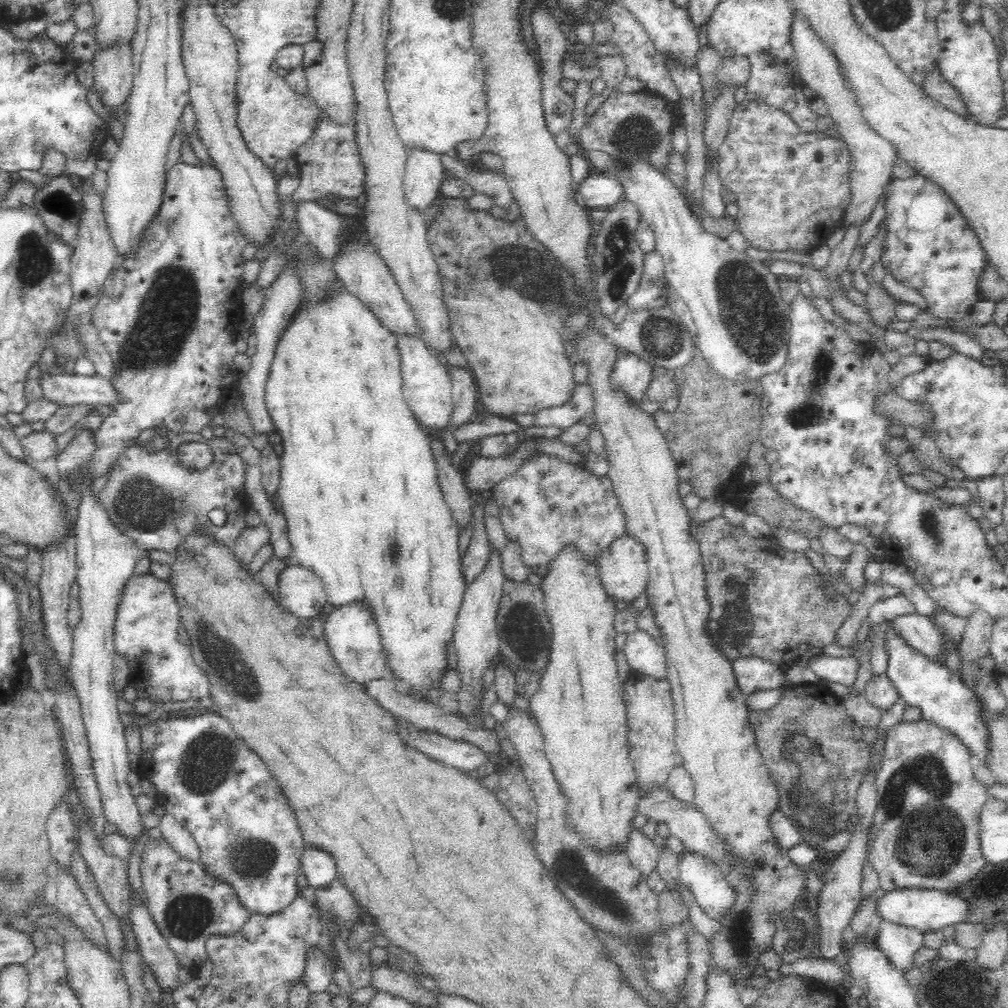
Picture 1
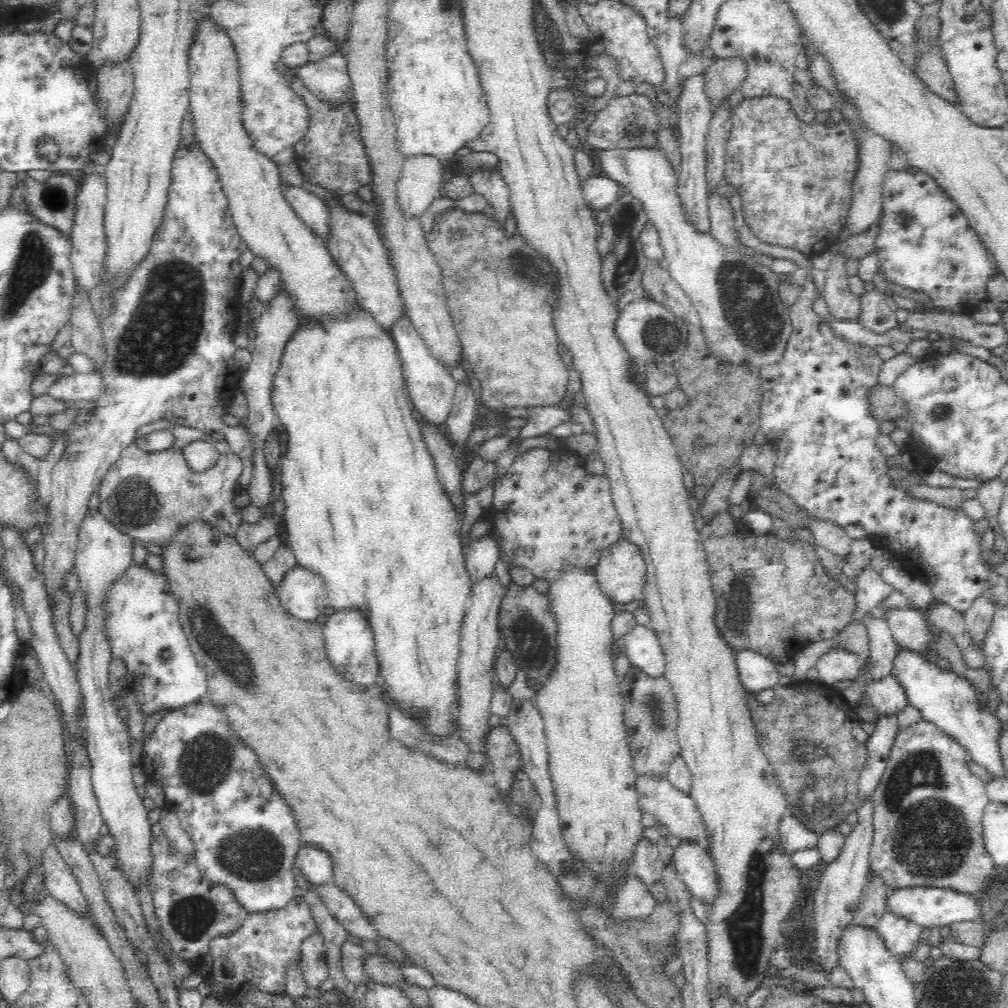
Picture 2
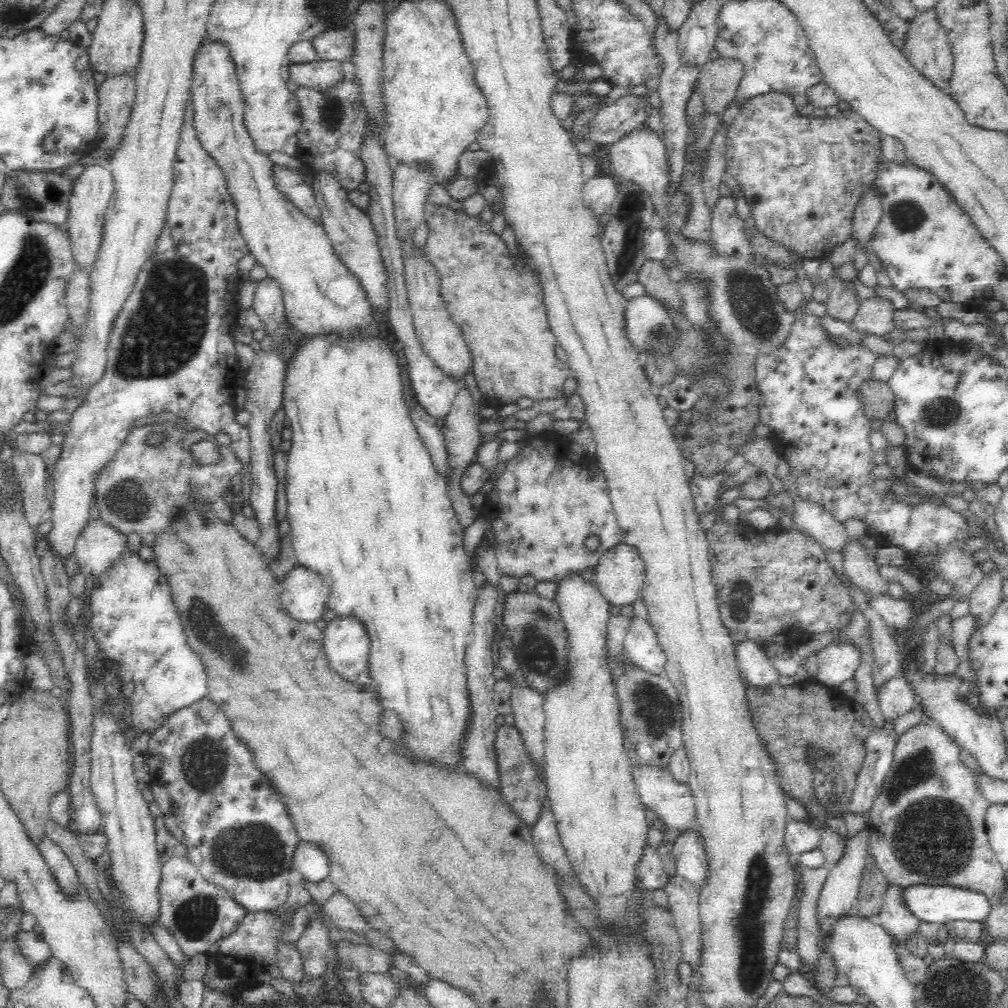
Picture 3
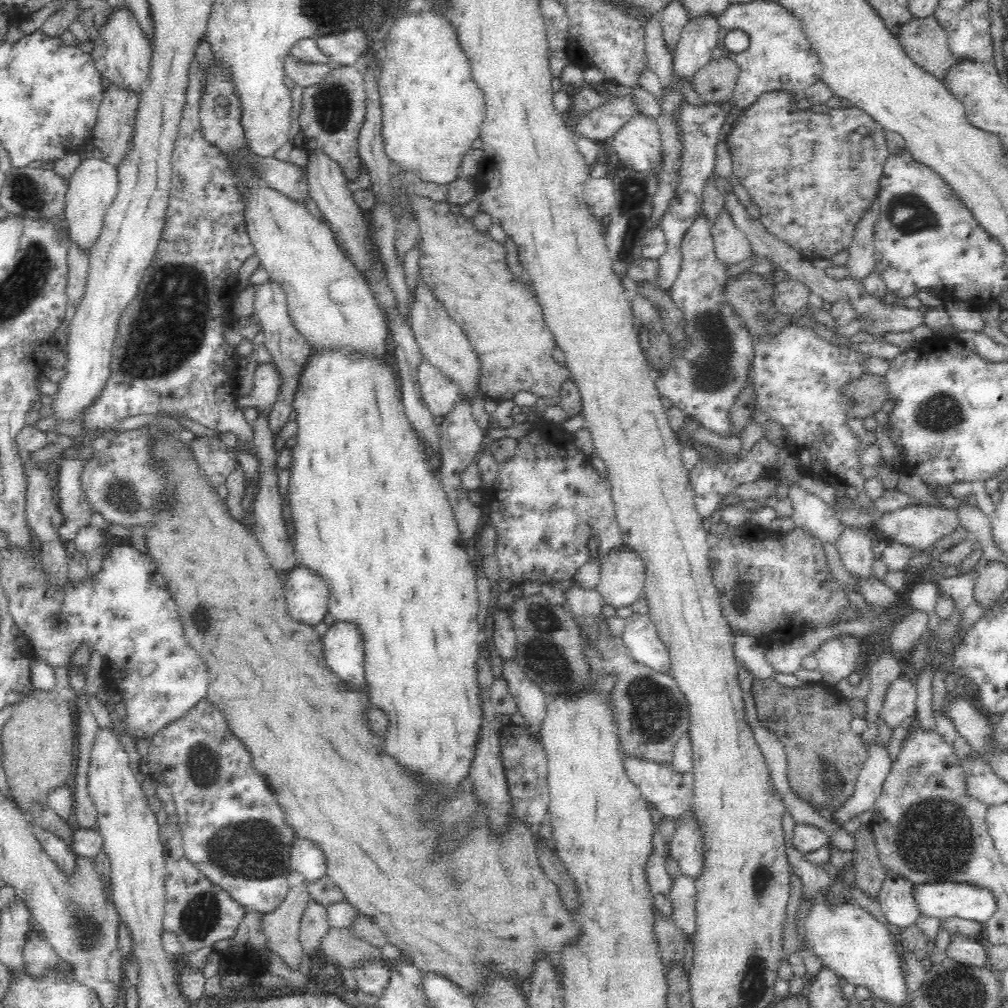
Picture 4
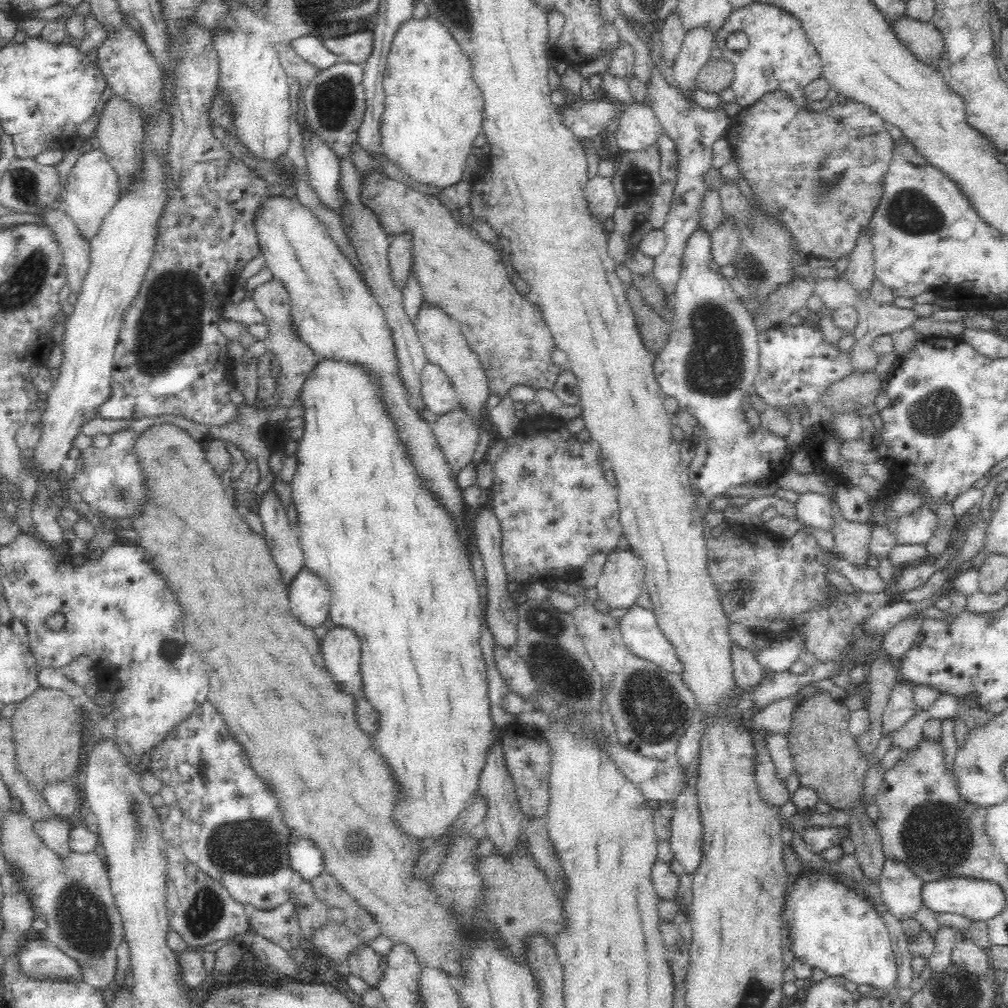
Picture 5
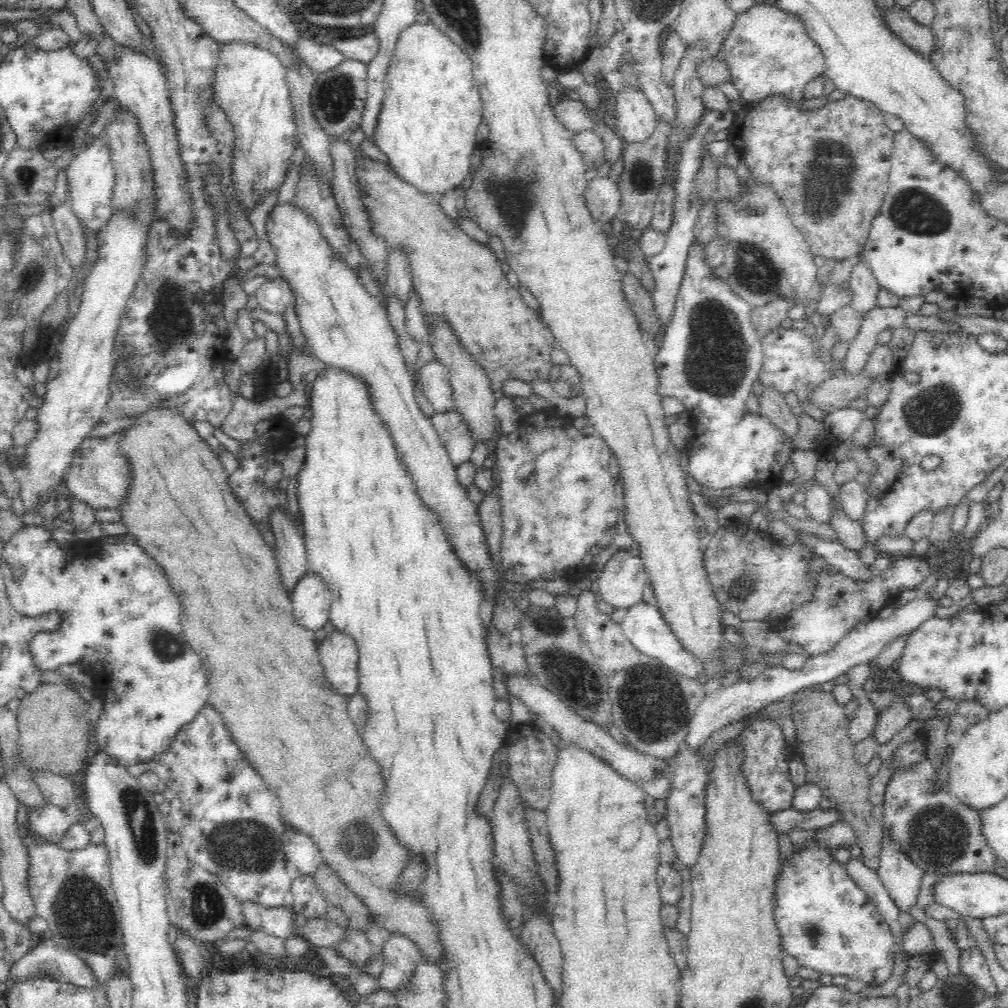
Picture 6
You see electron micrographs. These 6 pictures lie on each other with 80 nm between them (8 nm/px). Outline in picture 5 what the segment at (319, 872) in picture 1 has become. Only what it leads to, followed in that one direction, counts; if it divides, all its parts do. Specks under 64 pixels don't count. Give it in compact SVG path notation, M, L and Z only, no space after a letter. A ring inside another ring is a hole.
M289 836L289 865L293 871L300 872L302 878L311 881L323 868L320 849L312 840L301 836Z

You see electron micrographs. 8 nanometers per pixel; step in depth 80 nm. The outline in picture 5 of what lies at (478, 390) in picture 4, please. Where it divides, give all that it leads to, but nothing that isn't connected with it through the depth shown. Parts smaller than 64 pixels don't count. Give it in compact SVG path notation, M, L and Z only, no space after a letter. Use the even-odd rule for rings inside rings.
M422 302L422 310L420 310L420 315L418 316L418 321L414 324L414 328L424 347L428 362L440 365L450 377L452 386L456 391L459 408L465 411L475 424L484 426L487 422L488 426L490 426L490 413L488 411L490 385L488 377L486 376L485 368L468 346L458 325L439 308L434 308L431 304Z

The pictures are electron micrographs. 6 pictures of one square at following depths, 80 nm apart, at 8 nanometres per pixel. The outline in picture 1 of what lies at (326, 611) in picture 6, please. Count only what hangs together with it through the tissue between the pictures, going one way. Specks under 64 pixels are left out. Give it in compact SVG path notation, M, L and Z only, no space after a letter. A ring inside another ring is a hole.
M288 564L280 572L279 604L300 619L314 618L322 612L328 598L322 580L313 570Z

